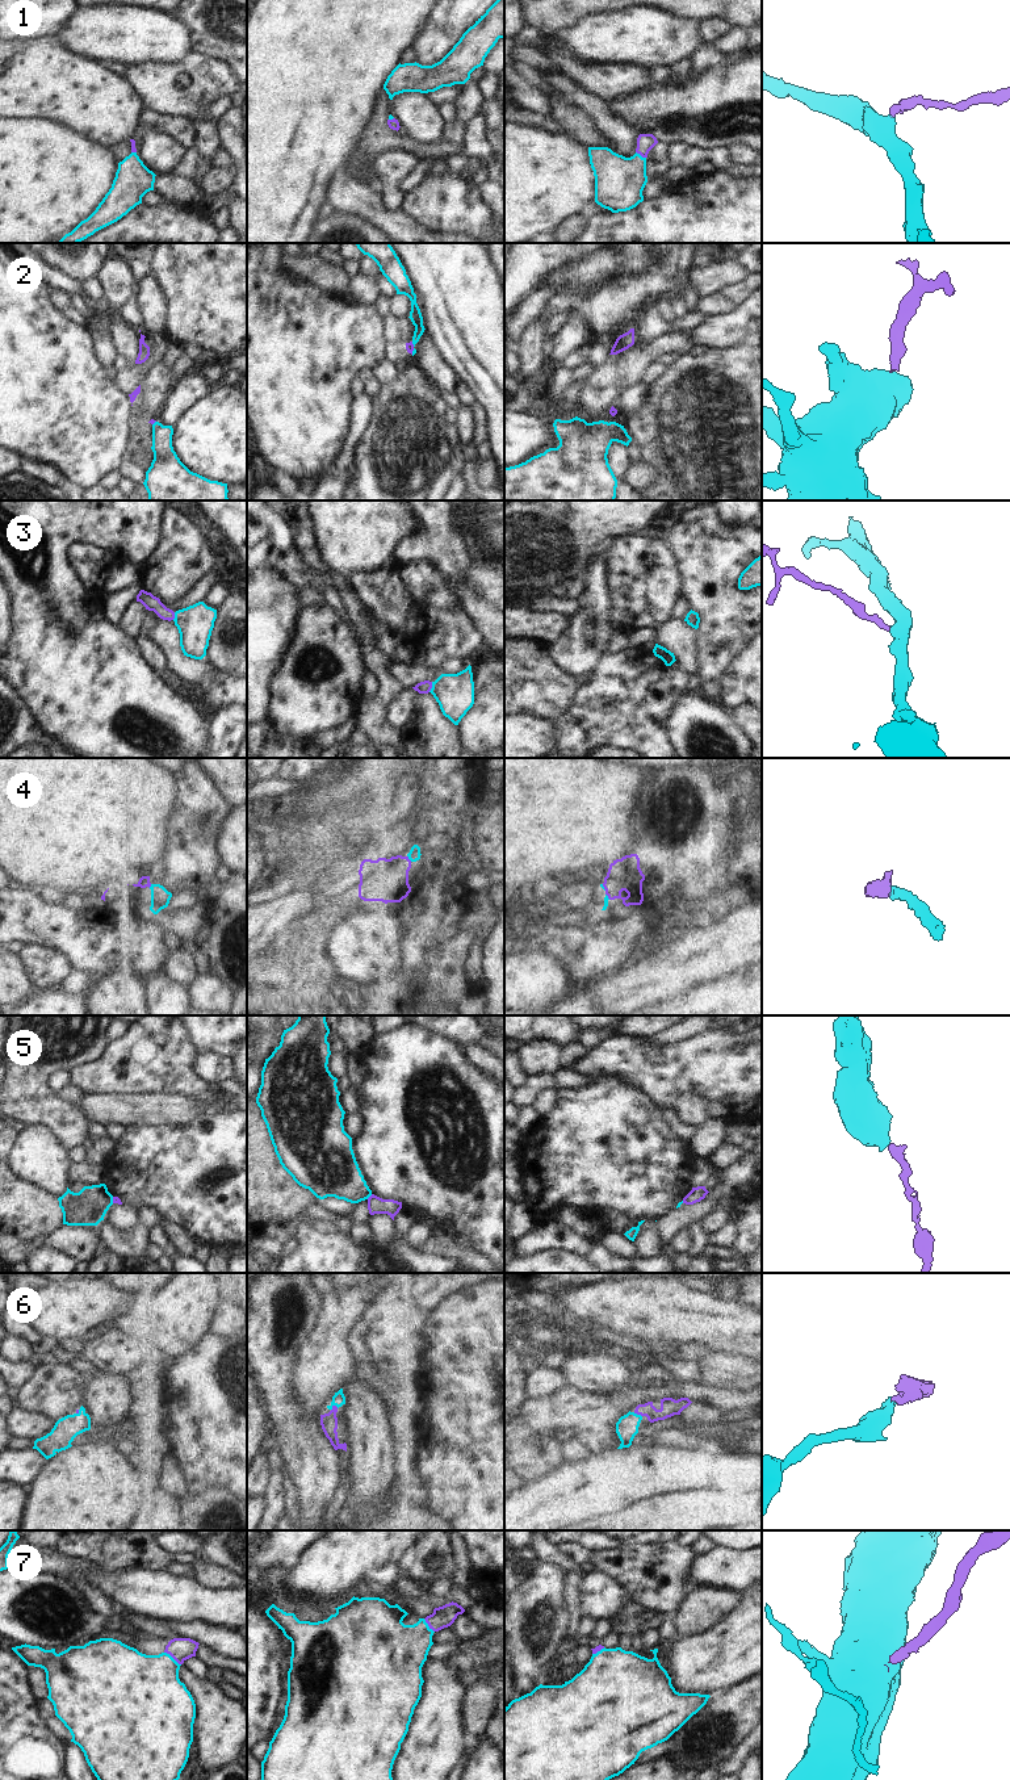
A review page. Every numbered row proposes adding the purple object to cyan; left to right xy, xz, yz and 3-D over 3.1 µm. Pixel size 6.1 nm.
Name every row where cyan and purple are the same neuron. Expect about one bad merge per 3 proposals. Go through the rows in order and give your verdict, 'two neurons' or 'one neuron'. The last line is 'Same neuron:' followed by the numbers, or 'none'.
1: one neuron
2: two neurons
3: one neuron
4: one neuron
5: one neuron
6: one neuron
7: one neuron
Same neuron: 1, 3, 4, 5, 6, 7

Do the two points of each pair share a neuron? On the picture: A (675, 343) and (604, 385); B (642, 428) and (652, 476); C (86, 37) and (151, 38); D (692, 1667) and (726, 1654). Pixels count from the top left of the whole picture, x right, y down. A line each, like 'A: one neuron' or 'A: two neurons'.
A: one neuron
B: two neurons
C: one neuron
D: one neuron

